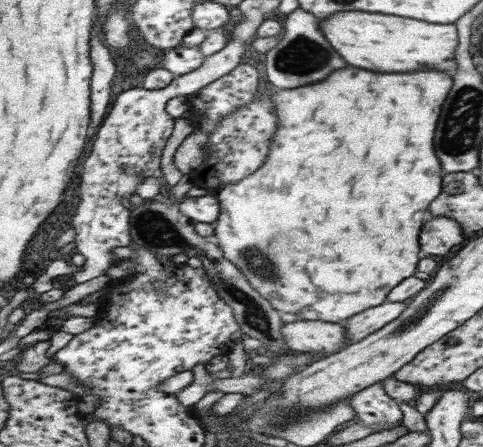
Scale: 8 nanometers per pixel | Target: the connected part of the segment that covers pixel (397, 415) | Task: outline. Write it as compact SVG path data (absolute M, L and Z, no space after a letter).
M381 381L370 384L357 394L348 398L348 403L356 411L355 425L383 425L389 428L391 423L401 422L401 411L391 397L385 394Z

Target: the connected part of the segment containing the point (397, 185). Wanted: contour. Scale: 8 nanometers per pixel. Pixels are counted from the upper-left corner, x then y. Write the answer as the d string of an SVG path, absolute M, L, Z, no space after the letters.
M341 68L331 72L325 80L295 88L295 90L278 89L275 94L277 113L279 113L279 130L271 142L271 152L267 162L253 172L252 176L238 184L225 185L214 195L221 202L221 217L216 222L216 238L227 259L235 263L249 282L260 292L274 308L281 313L293 313L303 321L319 320L328 323L341 323L352 319L367 308L377 306L385 301L391 288L401 280L409 278L421 259L417 244L417 234L421 230L423 212L429 202L441 190L441 168L433 152L433 130L439 116L441 102L451 86L451 78L439 72L415 72L415 74L377 74L361 68Z

